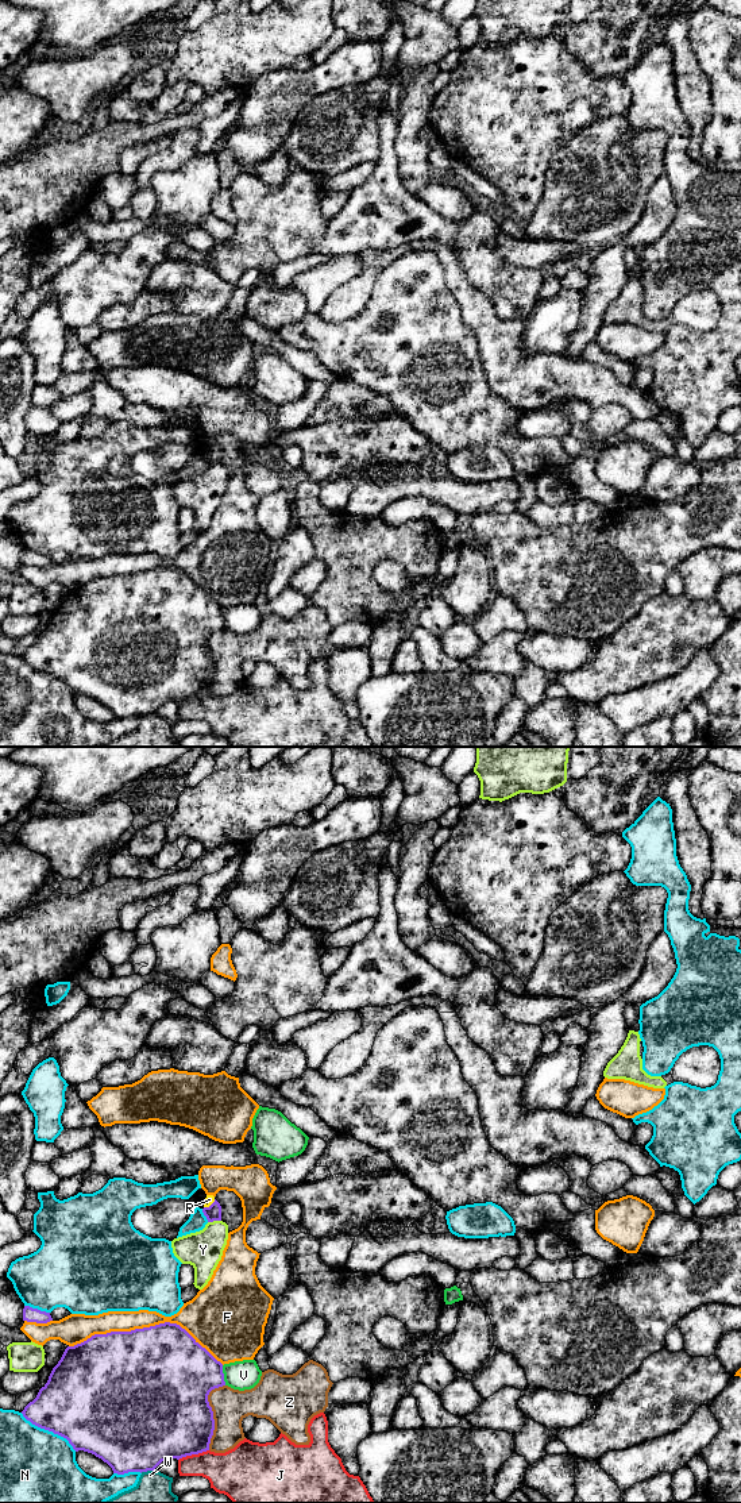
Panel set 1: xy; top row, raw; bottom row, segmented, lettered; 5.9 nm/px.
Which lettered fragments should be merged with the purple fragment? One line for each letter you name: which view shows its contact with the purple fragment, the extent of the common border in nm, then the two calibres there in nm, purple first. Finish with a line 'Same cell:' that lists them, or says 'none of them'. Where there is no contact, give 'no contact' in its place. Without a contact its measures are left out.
R: xy | 90 nm | 100/60 nm
Same cell: R

